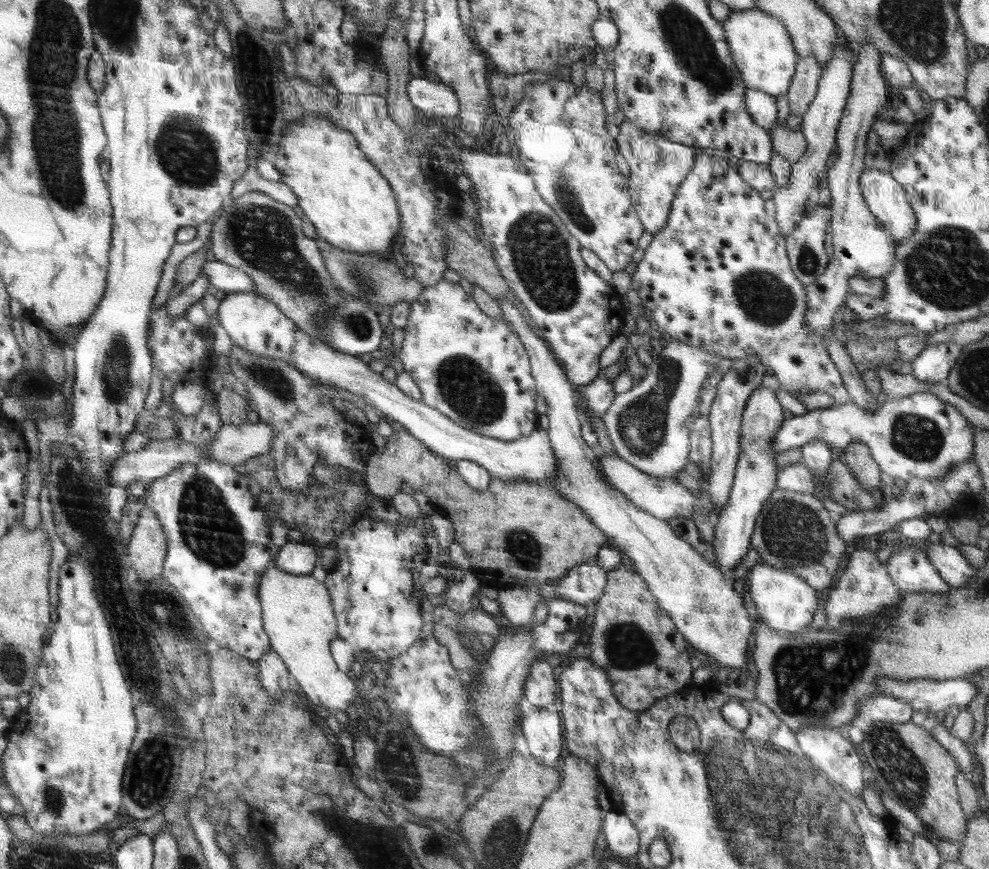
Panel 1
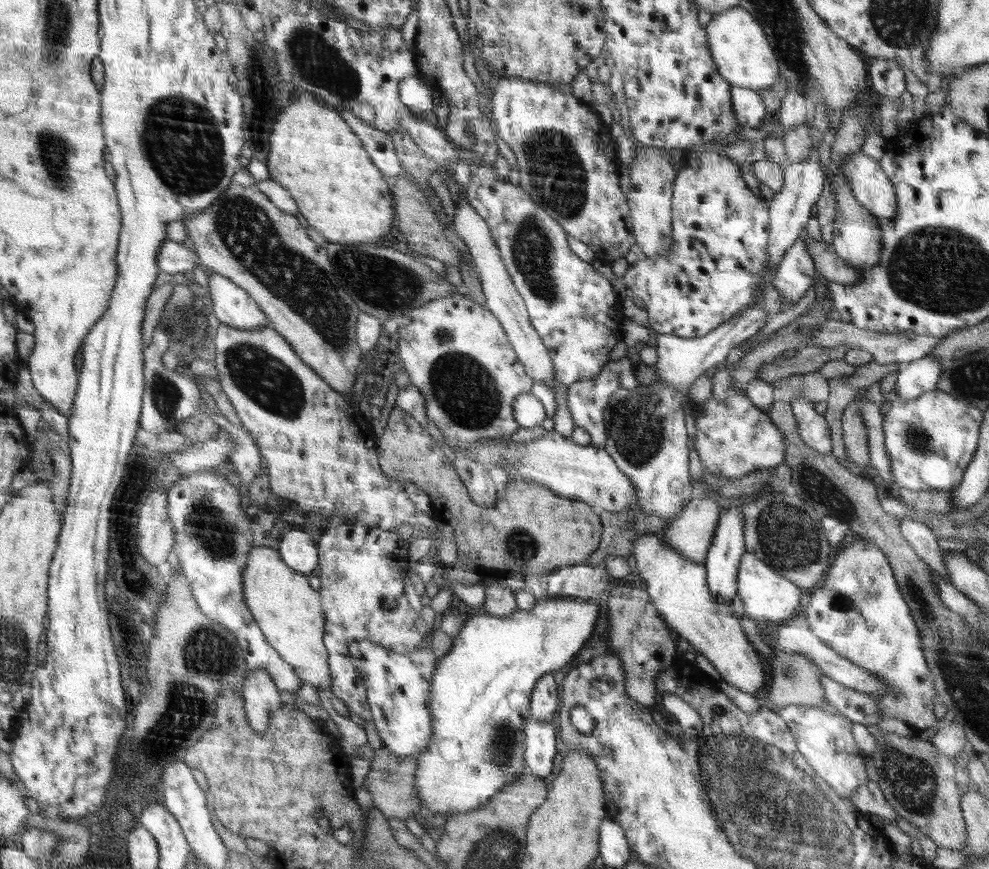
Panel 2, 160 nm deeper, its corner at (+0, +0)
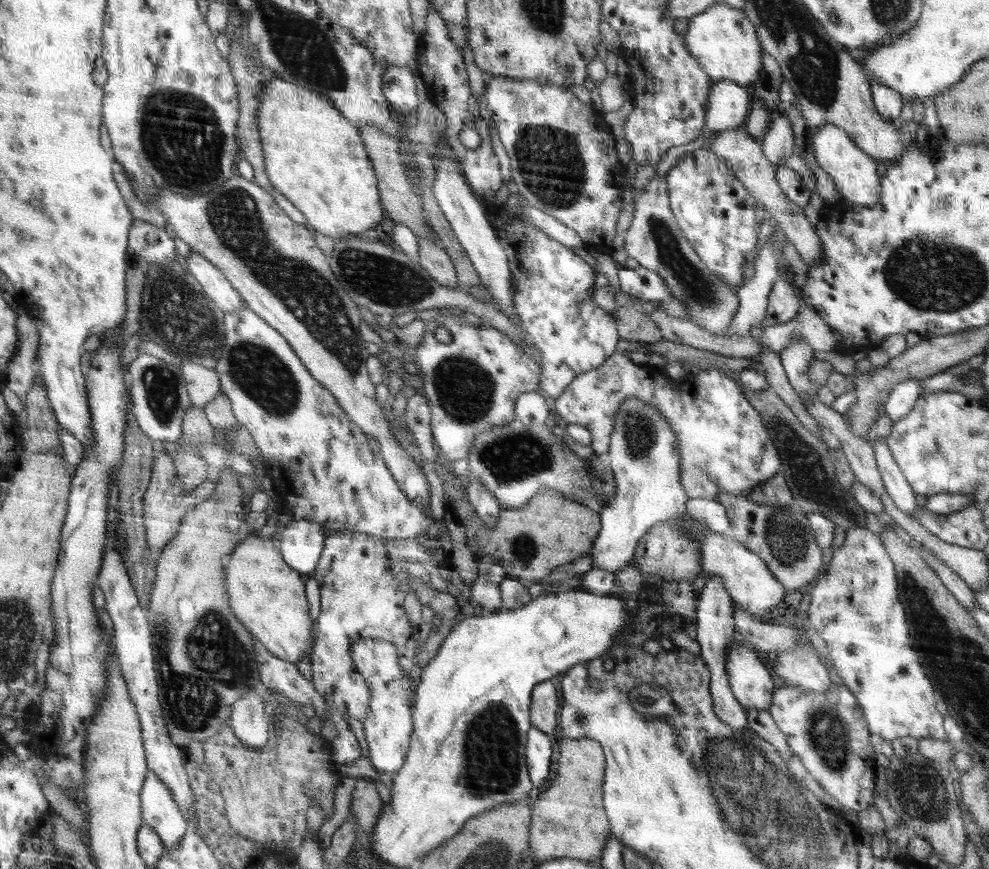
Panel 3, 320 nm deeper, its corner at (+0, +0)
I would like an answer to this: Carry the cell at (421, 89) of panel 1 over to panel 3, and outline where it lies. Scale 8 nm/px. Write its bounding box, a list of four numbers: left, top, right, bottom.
[382,65,416,110]

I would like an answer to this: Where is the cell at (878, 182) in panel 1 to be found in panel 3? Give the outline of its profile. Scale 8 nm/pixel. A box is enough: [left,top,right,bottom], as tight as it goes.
[813,125,882,206]

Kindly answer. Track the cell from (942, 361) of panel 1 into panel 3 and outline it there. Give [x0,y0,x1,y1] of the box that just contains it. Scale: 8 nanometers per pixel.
[884,378,922,423]

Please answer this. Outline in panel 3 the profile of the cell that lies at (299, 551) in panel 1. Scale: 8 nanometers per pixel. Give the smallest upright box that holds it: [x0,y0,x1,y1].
[279,519,327,577]

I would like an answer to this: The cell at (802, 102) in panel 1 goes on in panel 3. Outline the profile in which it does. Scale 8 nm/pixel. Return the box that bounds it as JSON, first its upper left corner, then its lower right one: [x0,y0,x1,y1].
[761,111,795,170]

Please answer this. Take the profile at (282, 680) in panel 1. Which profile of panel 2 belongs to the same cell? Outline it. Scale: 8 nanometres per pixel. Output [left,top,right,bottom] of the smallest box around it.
[242,670,284,734]

